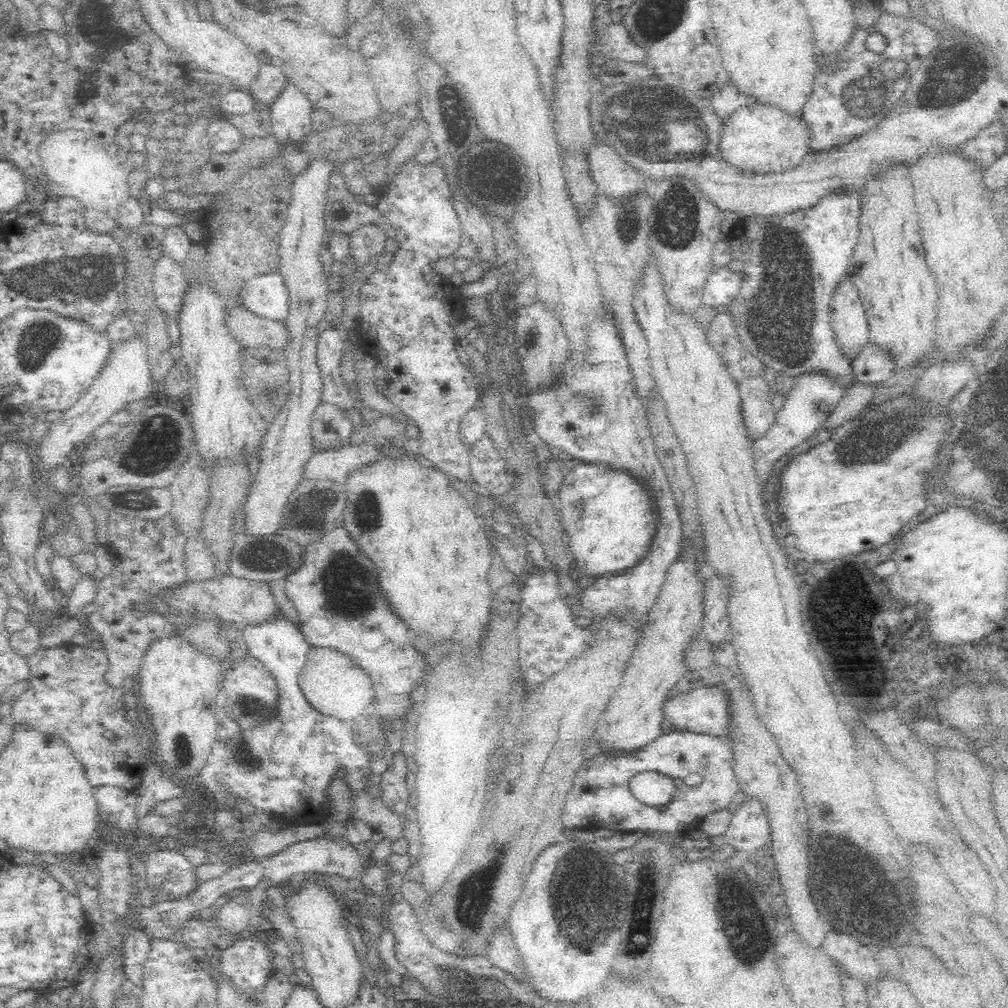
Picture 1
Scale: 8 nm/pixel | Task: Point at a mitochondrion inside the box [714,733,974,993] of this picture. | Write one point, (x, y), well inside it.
(861, 894)

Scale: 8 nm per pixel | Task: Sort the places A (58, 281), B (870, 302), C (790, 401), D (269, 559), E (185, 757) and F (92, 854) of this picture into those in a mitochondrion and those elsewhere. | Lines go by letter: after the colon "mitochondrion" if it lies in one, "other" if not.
A: mitochondrion
B: other
C: other
D: mitochondrion
E: mitochondrion
F: other

